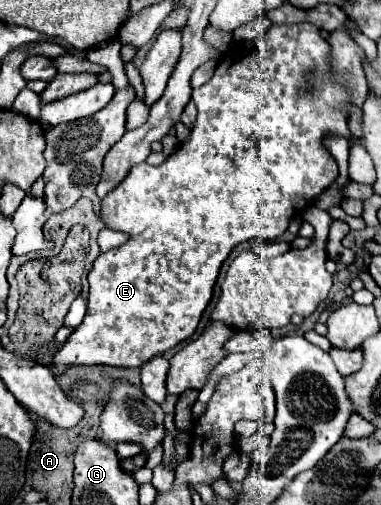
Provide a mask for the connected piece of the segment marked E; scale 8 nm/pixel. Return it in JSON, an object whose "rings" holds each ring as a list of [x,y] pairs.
{"rings":[[[271,24],[265,36],[253,42],[250,50],[242,45],[242,55],[240,49],[226,55],[213,78],[193,90],[199,116],[189,138],[163,164],[133,166],[127,178],[101,200],[105,226],[127,232],[129,242],[93,262],[87,276],[87,314],[53,358],[59,372],[69,364],[141,366],[191,338],[229,252],[245,240],[279,238],[289,220],[309,208],[337,180],[337,160],[325,148],[325,140],[329,136],[351,140],[349,106],[353,102],[349,86],[333,80],[329,42],[321,36],[319,26],[307,24]]]}

